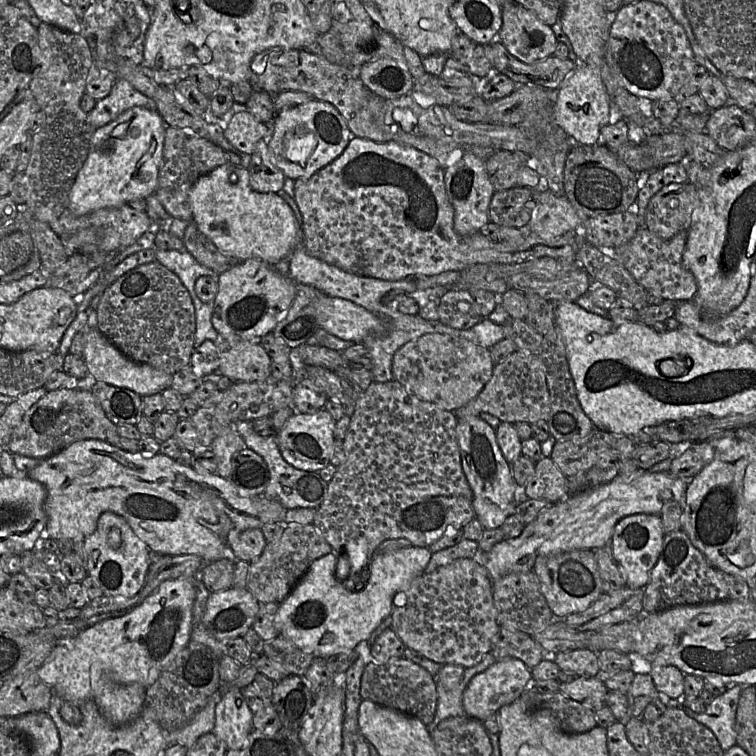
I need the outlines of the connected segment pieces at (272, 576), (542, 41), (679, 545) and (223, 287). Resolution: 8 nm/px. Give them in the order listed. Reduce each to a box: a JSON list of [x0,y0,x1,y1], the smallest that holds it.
[[247,524,332,604],[497,3,558,64],[643,529,752,614],[211,259,297,340]]

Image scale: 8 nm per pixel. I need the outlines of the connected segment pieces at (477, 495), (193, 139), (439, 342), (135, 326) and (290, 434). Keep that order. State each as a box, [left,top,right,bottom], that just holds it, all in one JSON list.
[[456,415,517,530],[154,127,227,222],[392,334,494,411],[97,261,196,374],[278,409,336,471]]

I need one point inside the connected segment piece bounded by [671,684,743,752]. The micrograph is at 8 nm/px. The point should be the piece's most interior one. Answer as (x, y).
(720, 716)

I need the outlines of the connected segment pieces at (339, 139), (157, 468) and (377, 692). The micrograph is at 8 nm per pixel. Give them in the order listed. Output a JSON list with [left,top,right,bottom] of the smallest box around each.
[[265,99,352,180],[18,439,287,564],[360,657,437,726]]

